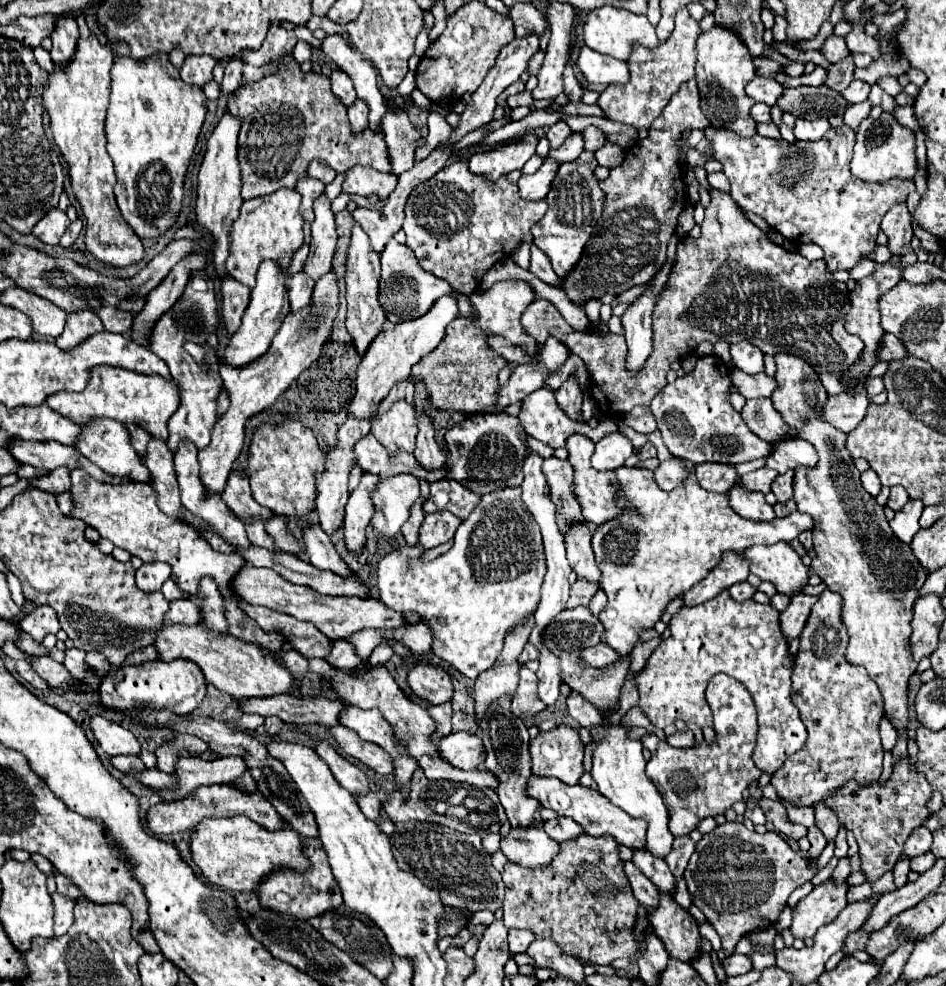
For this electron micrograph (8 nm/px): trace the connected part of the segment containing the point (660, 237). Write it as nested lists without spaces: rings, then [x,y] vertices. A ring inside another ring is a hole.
[[[686,81],[664,107],[662,115],[654,119],[648,137],[626,151],[620,167],[610,169],[610,177],[600,183],[606,193],[604,213],[598,221],[602,233],[590,235],[582,259],[574,265],[570,275],[562,277],[562,291],[574,305],[582,307],[590,299],[600,301],[606,293],[620,295],[634,285],[644,285],[658,273],[658,267],[664,265],[668,241],[686,205],[684,169],[678,149],[680,135],[684,129],[704,129],[708,125],[710,121],[700,111],[696,81]]]

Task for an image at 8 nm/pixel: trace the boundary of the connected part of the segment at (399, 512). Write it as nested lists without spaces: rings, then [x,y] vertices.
[[[394,475],[382,479],[374,493],[376,513],[372,517],[372,529],[384,539],[394,541],[402,525],[410,517],[414,501],[420,497],[418,479],[412,475]]]

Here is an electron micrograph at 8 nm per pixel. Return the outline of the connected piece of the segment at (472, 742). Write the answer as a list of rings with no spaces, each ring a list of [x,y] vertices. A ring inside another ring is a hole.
[[[464,731],[450,733],[438,743],[438,753],[442,755],[442,759],[460,769],[476,769],[484,761],[482,751],[482,739],[478,735],[470,735]]]

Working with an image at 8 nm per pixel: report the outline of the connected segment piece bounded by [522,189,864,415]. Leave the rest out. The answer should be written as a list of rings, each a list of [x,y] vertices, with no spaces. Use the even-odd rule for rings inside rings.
[[[712,189],[710,197],[712,203],[706,209],[706,217],[702,221],[700,239],[680,239],[678,257],[670,271],[670,279],[664,291],[656,297],[656,311],[652,315],[654,351],[638,375],[630,375],[626,371],[626,343],[622,335],[598,337],[594,333],[586,335],[574,331],[562,319],[560,311],[546,299],[536,299],[522,315],[522,325],[526,333],[532,335],[538,345],[544,345],[546,337],[554,335],[562,343],[566,343],[574,355],[582,357],[588,371],[592,373],[592,397],[604,415],[628,413],[636,405],[648,407],[652,397],[666,385],[666,373],[670,371],[670,365],[680,357],[692,353],[702,341],[748,341],[756,345],[762,353],[772,357],[776,353],[798,355],[806,363],[810,363],[810,367],[814,367],[828,395],[840,395],[850,391],[850,387],[844,383],[844,375],[846,371],[850,371],[850,367],[854,367],[854,363],[858,363],[864,343],[862,339],[858,339],[858,335],[850,335],[842,323],[842,319],[846,319],[846,311],[850,311],[850,291],[846,283],[834,279],[834,273],[828,271],[824,259],[808,261],[800,253],[786,251],[780,245],[772,243],[760,227],[756,227],[742,215],[742,211],[728,193]]]

